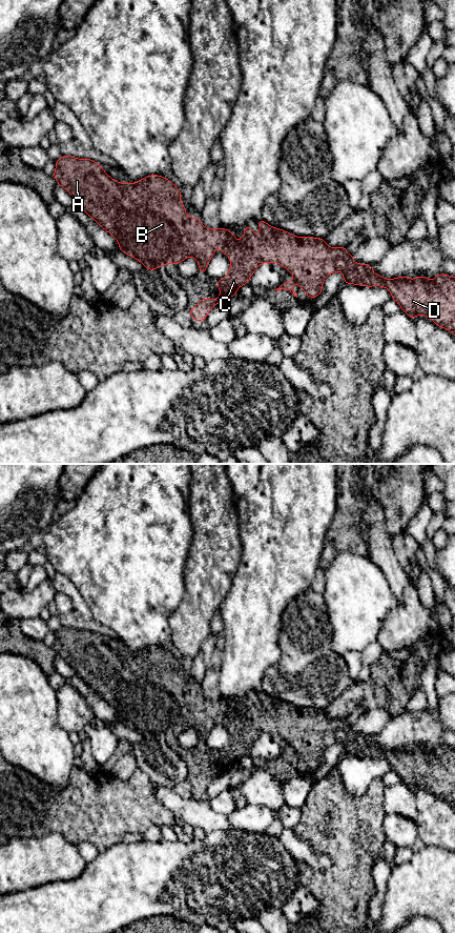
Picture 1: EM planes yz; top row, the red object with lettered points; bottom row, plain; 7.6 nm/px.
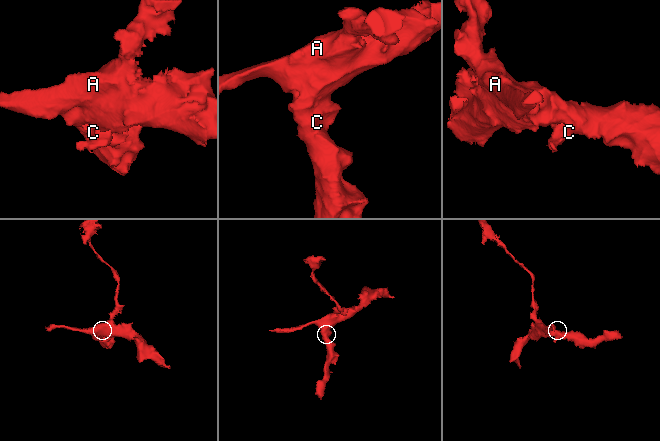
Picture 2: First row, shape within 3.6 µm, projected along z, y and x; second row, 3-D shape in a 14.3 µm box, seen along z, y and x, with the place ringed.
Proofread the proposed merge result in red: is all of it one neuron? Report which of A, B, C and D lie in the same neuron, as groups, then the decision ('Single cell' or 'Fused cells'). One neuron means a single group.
Groups: A B C D. Single cell

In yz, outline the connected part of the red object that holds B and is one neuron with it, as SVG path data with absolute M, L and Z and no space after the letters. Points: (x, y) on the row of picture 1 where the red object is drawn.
M61 156L56 161L53 177L94 221L117 240L122 252L141 262L147 270L157 270L167 263L179 266L187 257L193 257L199 264L199 272L206 273L215 248L221 247L221 252L230 260L230 268L226 277L215 280L221 296L213 300L205 297L195 303L195 308L189 308L191 319L194 321L206 321L211 308L226 298L231 299L235 296L237 289L249 282L261 264L278 262L282 267L291 272L294 279L284 282L274 289L276 291L288 289L297 298L297 293L293 291L294 284L297 282L308 299L314 299L322 293L325 278L342 271L345 284L388 288L391 299L398 303L410 319L414 320L417 315L422 315L438 327L455 336L455 277L438 273L434 280L429 280L425 275L415 279L404 276L386 279L372 270L373 264L355 263L353 255L346 250L346 245L330 247L325 243L324 238L296 237L269 225L262 219L257 221L261 229L257 236L248 224L244 228L243 238L236 242L235 235L231 230L222 227L216 229L204 227L199 218L190 218L181 202L182 194L175 184L159 175L144 177L136 183L120 183L108 176L101 164L89 158Z

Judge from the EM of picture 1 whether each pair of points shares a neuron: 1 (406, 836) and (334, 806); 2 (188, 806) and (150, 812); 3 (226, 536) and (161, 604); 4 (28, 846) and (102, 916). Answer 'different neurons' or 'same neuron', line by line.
1: different neurons
2: different neurons
3: different neurons
4: different neurons

